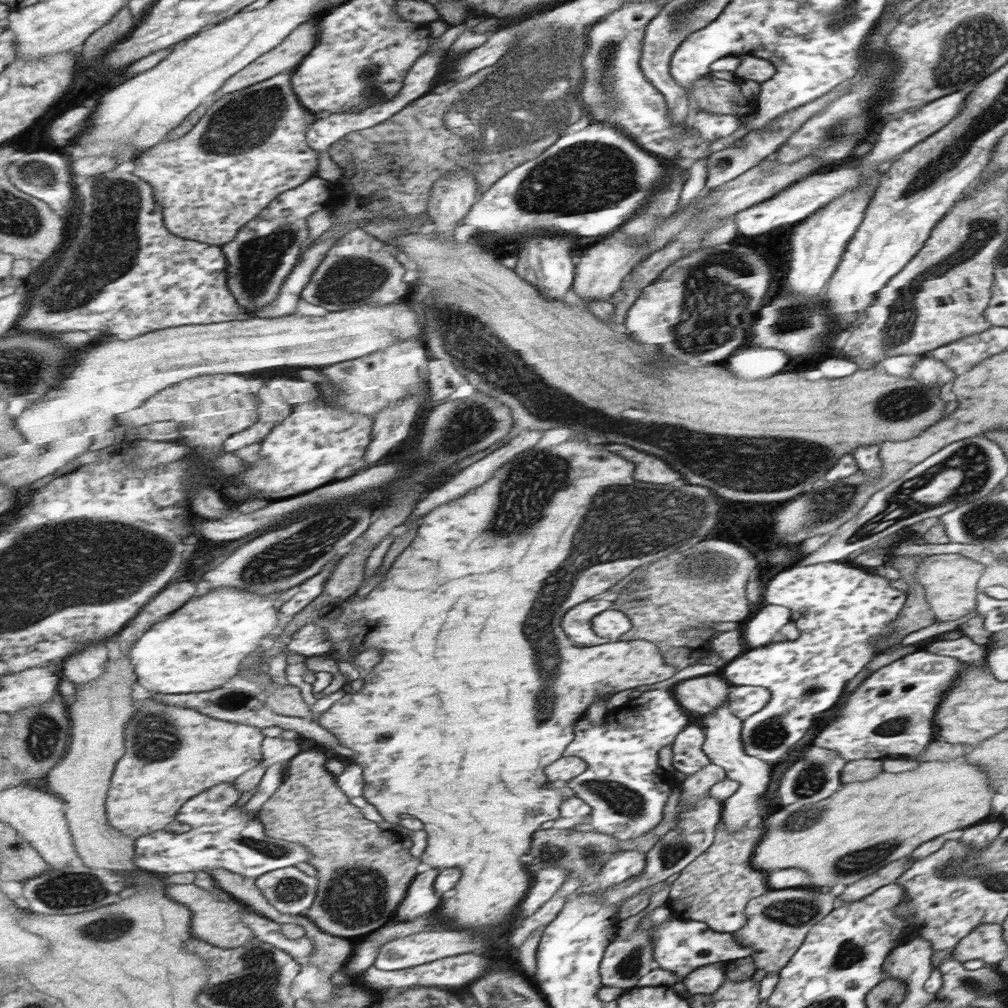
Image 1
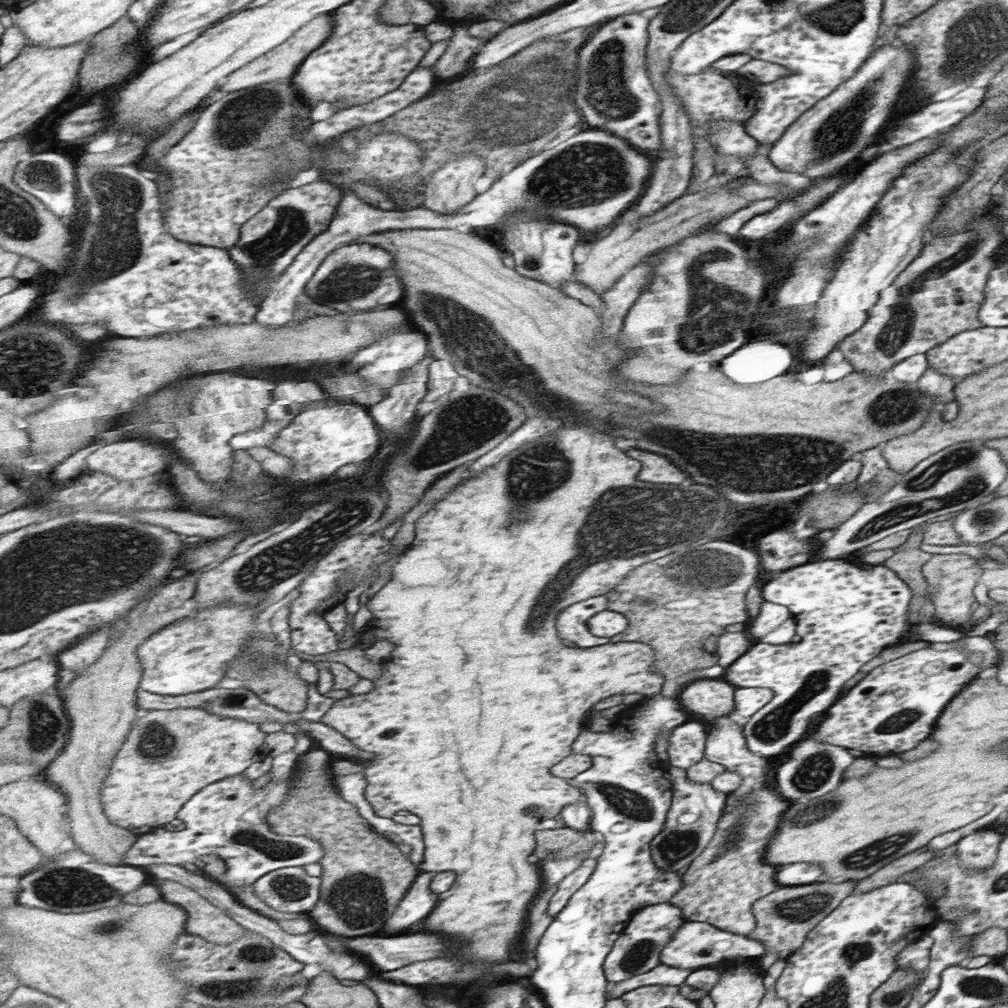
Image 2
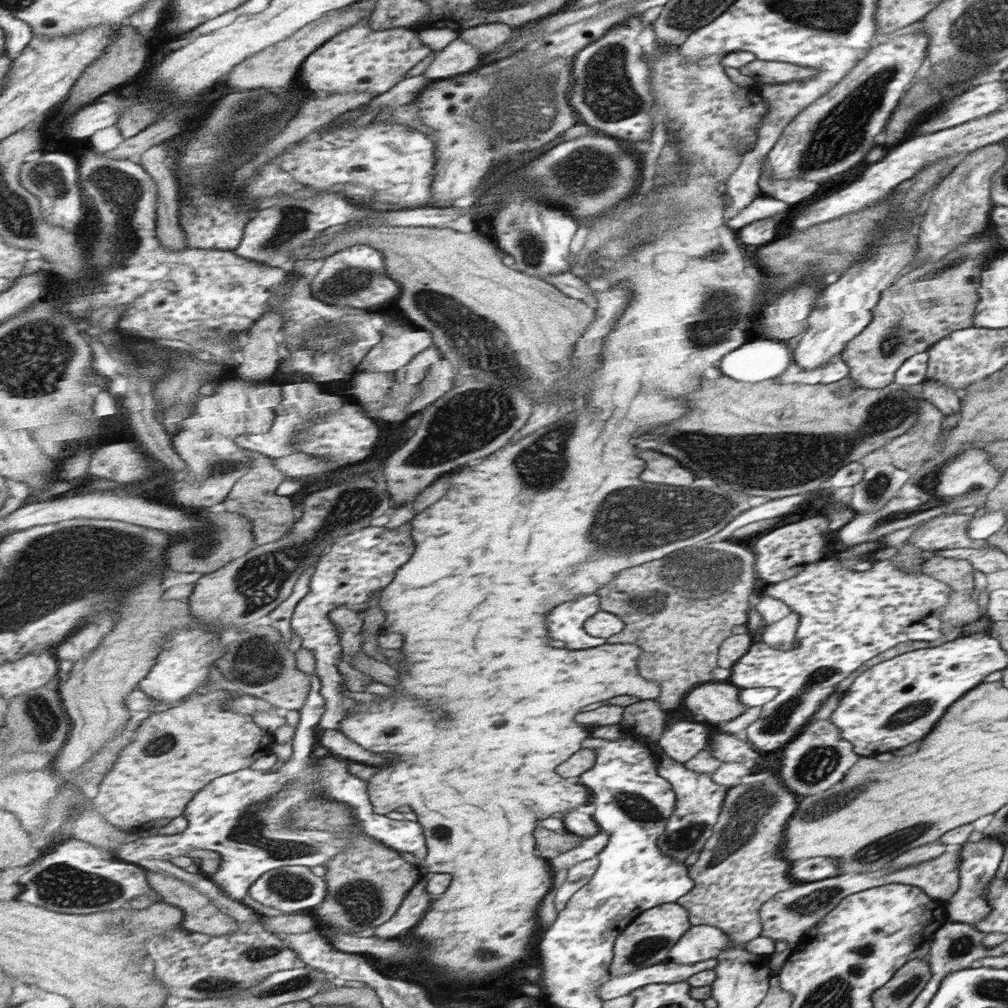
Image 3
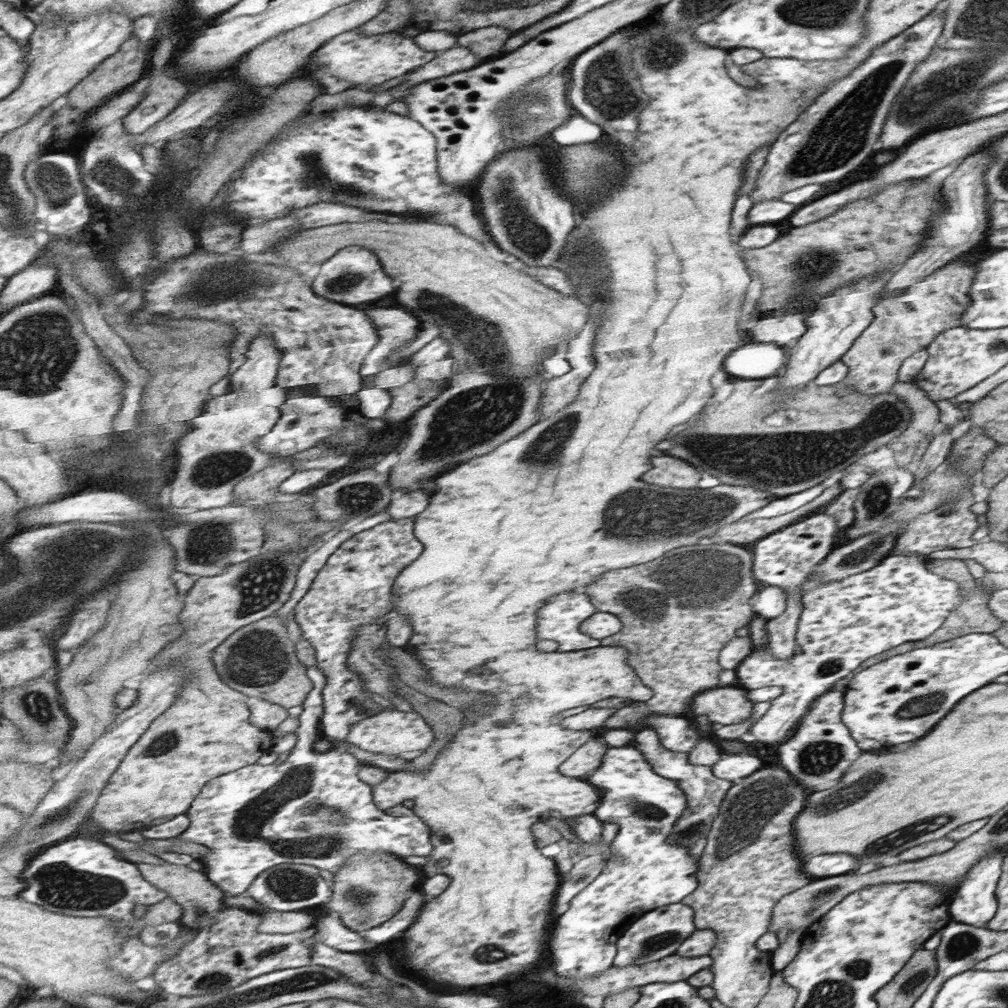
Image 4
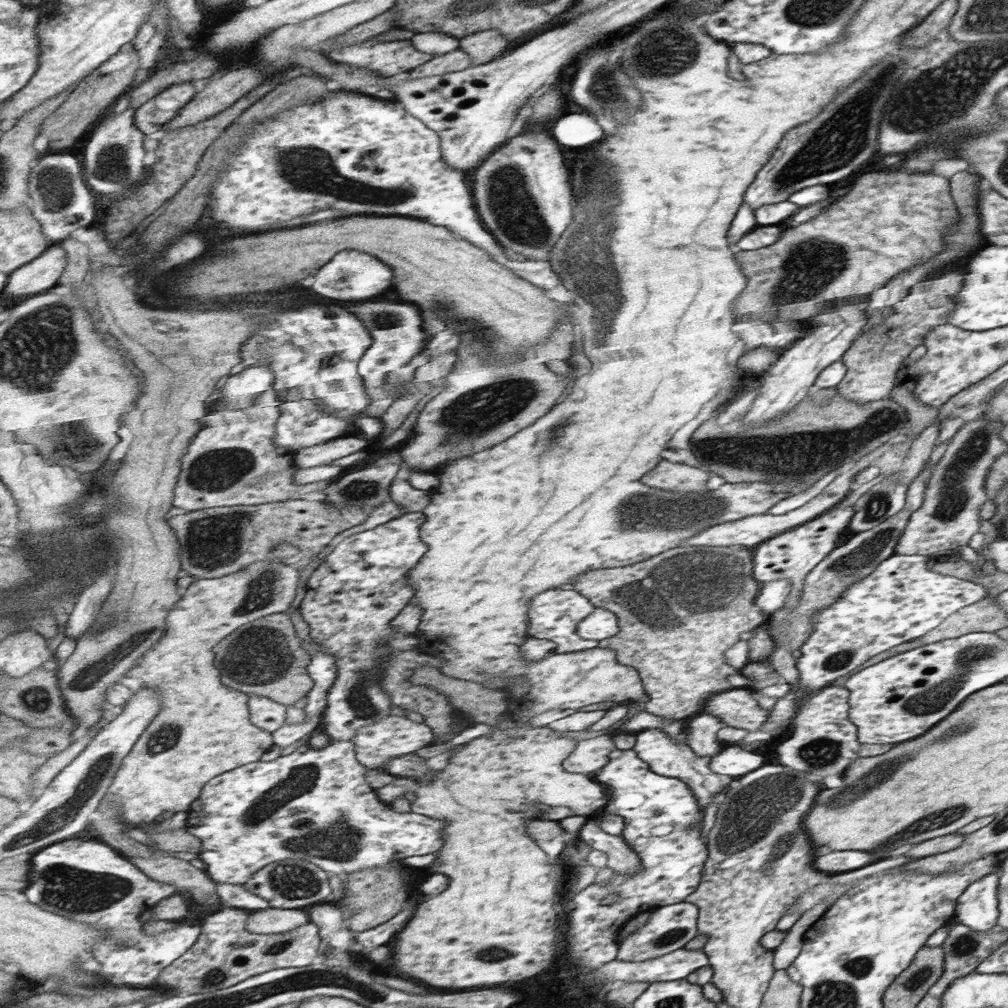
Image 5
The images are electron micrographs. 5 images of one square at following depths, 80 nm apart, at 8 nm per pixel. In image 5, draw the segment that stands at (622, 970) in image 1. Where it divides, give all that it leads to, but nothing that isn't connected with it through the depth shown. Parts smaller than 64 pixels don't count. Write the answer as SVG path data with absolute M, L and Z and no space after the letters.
M684 901L652 910L643 927L633 931L619 942L621 946L617 950L617 960L619 962L641 963L680 949L697 934L697 912L697 907Z

